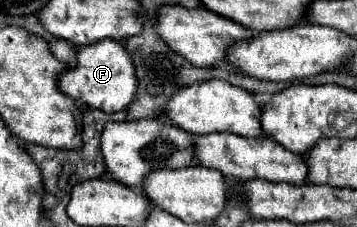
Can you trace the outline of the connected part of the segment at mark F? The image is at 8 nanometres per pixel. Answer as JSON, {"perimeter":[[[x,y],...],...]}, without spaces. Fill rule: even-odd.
{"perimeter":[[[97,41],[97,45],[77,47],[77,65],[71,65],[71,69],[59,77],[59,89],[63,89],[71,99],[105,113],[125,111],[135,99],[137,87],[135,63],[119,41]]]}

